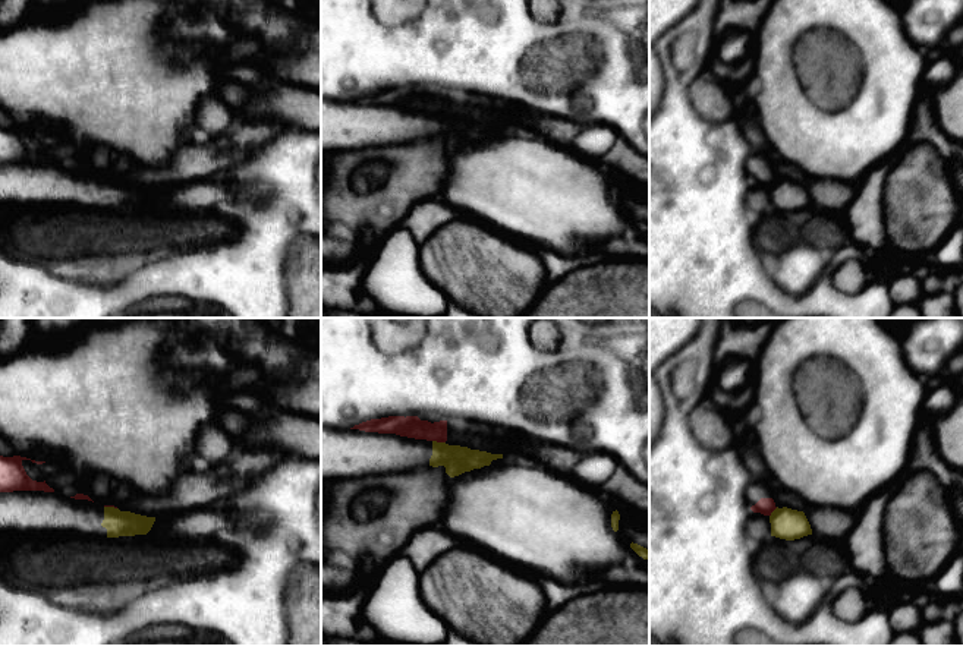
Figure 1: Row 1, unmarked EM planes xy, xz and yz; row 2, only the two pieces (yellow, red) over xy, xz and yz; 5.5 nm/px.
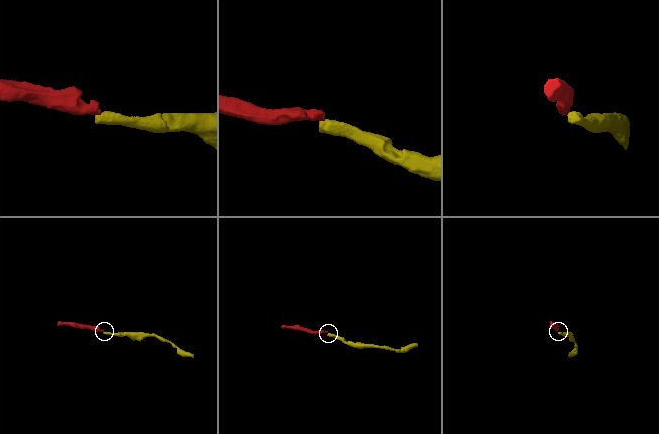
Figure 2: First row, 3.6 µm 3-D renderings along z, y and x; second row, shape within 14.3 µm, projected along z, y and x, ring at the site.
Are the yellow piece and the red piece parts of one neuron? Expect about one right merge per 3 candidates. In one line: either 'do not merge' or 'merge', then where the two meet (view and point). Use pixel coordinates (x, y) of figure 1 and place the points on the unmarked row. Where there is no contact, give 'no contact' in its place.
do not merge | xz (438, 114)

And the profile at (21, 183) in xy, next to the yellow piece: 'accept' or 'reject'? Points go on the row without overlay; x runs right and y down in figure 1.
accept

